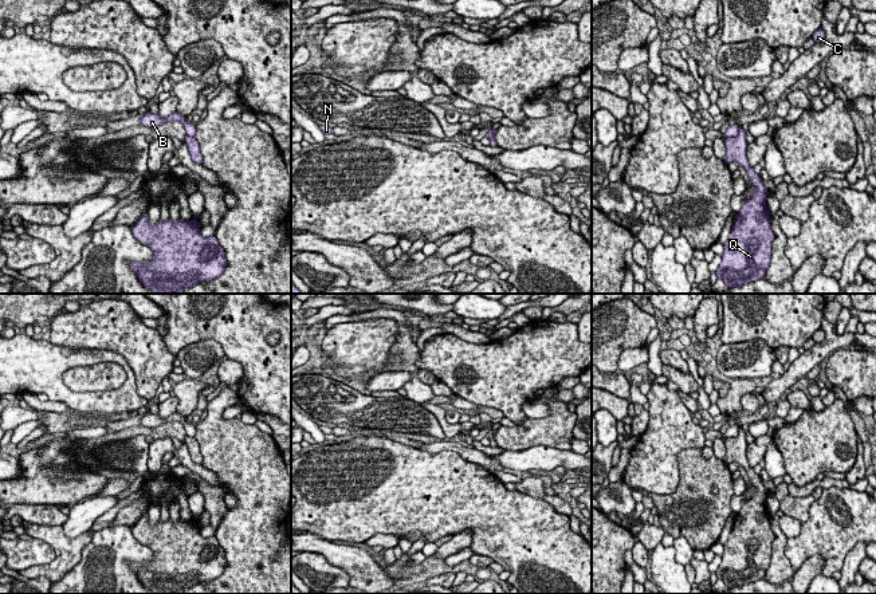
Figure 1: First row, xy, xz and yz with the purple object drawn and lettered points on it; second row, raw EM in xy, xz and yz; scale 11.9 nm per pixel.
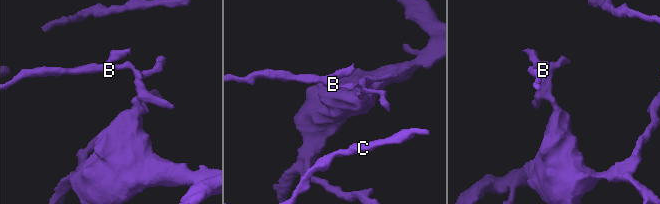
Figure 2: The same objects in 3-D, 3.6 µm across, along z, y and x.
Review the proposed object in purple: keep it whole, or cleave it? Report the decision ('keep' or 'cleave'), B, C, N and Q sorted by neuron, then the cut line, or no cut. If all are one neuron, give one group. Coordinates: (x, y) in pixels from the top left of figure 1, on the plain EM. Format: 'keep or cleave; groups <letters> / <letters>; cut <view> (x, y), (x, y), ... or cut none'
cleave; groups B C N / Q; cut yz (739, 427), (739, 432), (735, 436), (727, 437)

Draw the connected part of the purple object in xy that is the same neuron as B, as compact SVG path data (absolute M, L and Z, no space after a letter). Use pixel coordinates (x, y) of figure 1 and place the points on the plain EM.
M146 413L144 417L137 420L141 425L148 426L148 428L156 428L161 424L165 422L181 422L185 428L186 436L189 437L195 437L196 434L196 426L193 424L189 424L184 416L181 416L180 413L173 413L170 417L168 417L166 420L161 418L158 414L153 414L153 413Z

